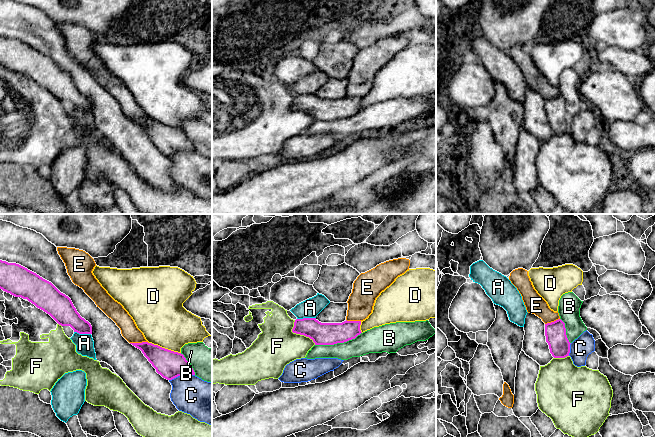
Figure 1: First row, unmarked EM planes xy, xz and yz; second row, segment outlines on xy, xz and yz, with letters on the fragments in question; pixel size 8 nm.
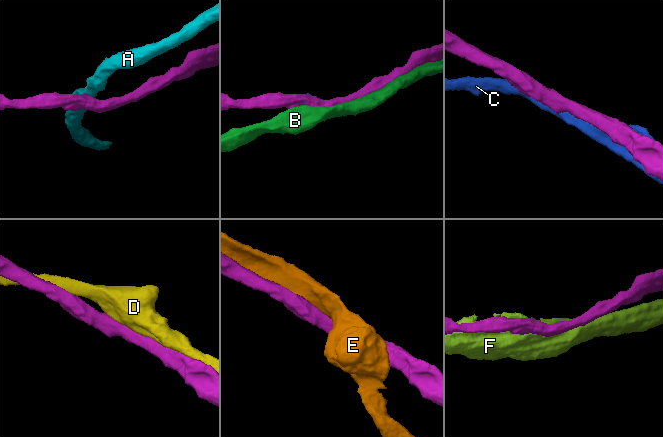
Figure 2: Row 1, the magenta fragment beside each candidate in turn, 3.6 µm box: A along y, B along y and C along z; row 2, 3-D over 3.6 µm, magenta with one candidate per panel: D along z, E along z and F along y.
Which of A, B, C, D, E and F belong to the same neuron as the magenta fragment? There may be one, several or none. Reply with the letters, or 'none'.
none

